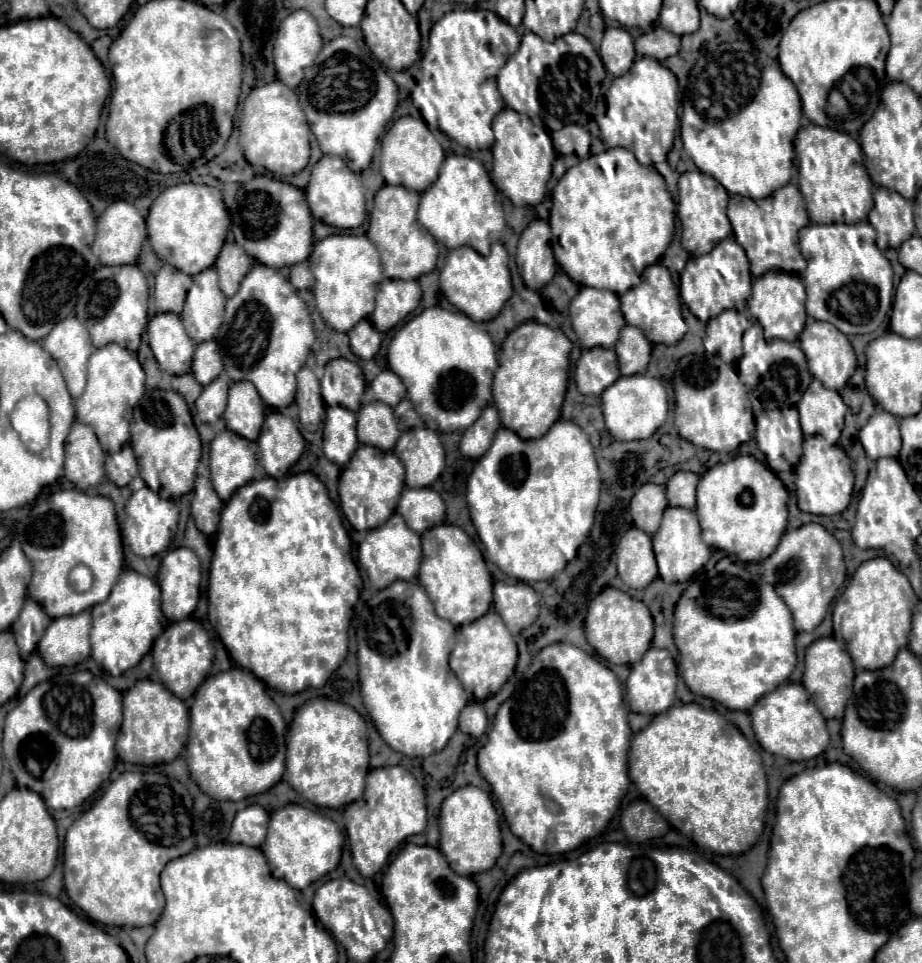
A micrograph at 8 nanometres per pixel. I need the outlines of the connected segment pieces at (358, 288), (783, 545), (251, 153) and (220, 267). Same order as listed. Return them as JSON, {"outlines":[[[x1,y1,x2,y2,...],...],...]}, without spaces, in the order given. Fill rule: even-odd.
{"outlines":[[[328,235,322,241,314,243,310,255,312,275,316,277,314,283,314,299,322,319,334,331,350,331,356,321,370,317,374,309,374,295,382,277,382,263,378,249,368,241,366,235]],[[806,523,798,529,786,531,776,551,762,563,762,579,774,585,776,593,790,607,796,631,810,633,822,623,832,599,846,581,840,543,818,523]],[[278,79,262,87,254,87,242,103,238,141,248,163,266,167,278,175,300,173,310,159,310,127,298,105,296,93]],[[224,243,220,257,214,263,218,277,220,277,220,289,226,297,232,297,244,279,244,275,250,271,252,261,244,253,244,249,236,243]]]}

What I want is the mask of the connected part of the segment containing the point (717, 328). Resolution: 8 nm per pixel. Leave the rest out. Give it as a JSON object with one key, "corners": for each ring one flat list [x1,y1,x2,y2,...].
{"corners":[[726,310,708,321,704,347,718,355,724,363,732,363,743,355,742,337,752,323,735,310]]}

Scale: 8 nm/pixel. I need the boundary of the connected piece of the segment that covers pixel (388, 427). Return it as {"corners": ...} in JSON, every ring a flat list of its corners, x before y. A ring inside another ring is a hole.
{"corners":[[380,401,362,405,358,411,358,441,364,445,372,445,384,451,390,451,400,437,400,429,394,419,394,411,390,405]]}

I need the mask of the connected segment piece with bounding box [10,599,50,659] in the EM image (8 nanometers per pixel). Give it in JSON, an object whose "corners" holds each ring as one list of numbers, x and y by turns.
{"corners":[[26,599,24,607,20,611,20,617,10,627,10,631,16,637,22,659,26,659,36,649,48,623,50,623,50,617,44,613,44,609,40,605,36,605,36,601]]}

